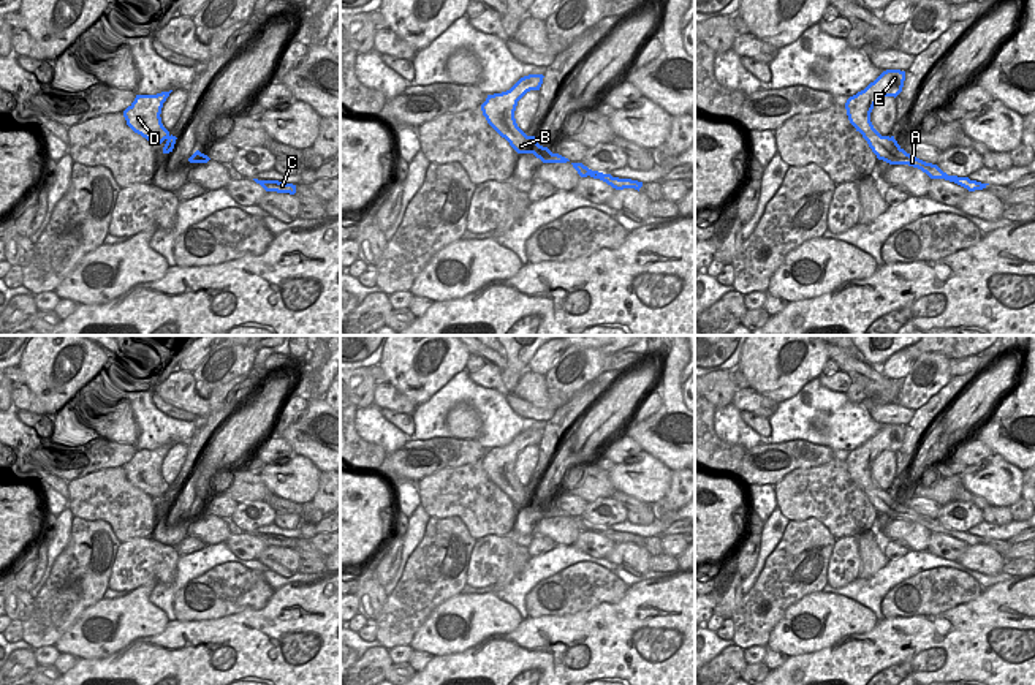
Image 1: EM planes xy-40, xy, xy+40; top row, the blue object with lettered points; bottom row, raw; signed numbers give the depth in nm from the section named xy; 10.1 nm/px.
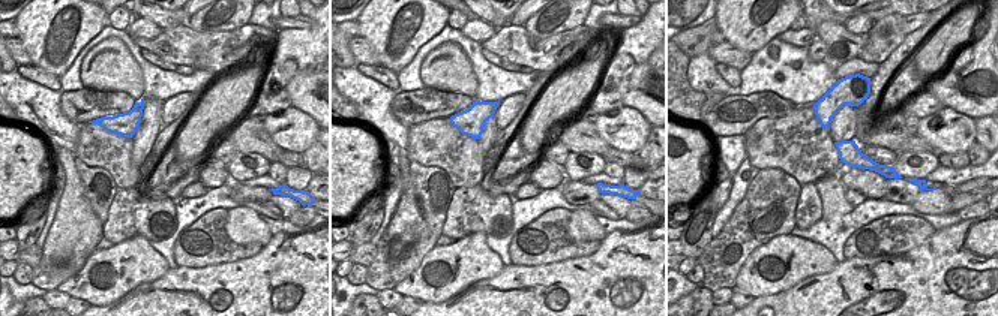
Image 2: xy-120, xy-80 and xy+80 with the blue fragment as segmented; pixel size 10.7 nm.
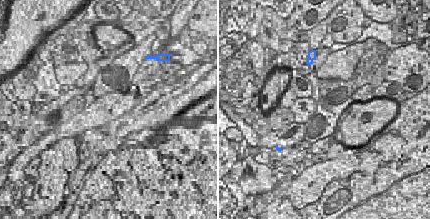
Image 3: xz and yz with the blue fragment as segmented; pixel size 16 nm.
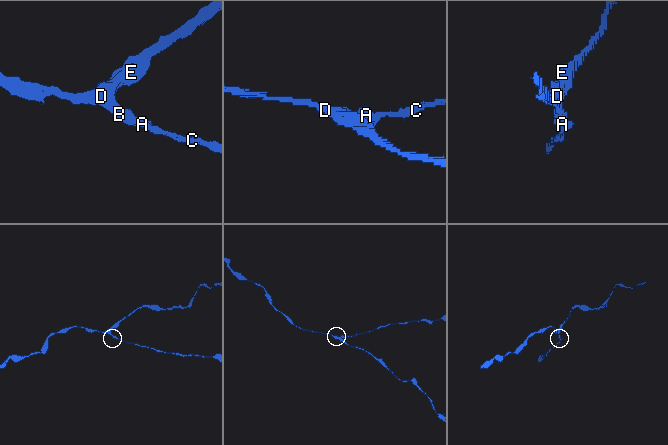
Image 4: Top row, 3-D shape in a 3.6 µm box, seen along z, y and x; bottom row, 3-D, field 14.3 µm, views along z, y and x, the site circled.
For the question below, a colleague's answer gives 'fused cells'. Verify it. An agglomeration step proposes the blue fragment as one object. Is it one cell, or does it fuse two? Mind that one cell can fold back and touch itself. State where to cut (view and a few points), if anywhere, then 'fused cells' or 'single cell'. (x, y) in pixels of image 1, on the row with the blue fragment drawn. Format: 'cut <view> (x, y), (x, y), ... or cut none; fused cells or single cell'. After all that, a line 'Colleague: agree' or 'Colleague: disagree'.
cut none; single cell
Colleague: disagree

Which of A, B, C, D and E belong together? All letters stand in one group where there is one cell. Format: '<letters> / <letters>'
A B C D E

